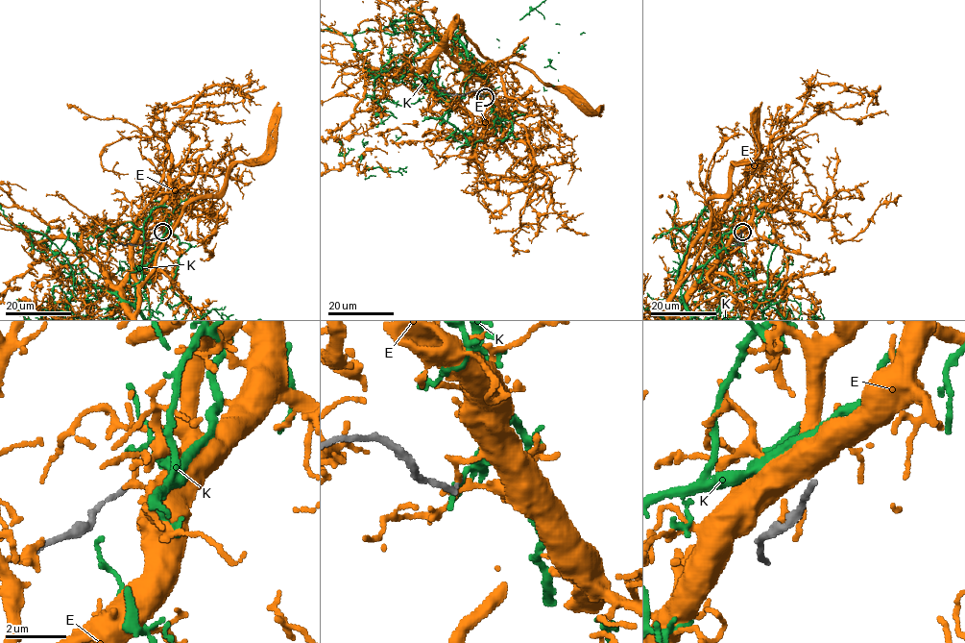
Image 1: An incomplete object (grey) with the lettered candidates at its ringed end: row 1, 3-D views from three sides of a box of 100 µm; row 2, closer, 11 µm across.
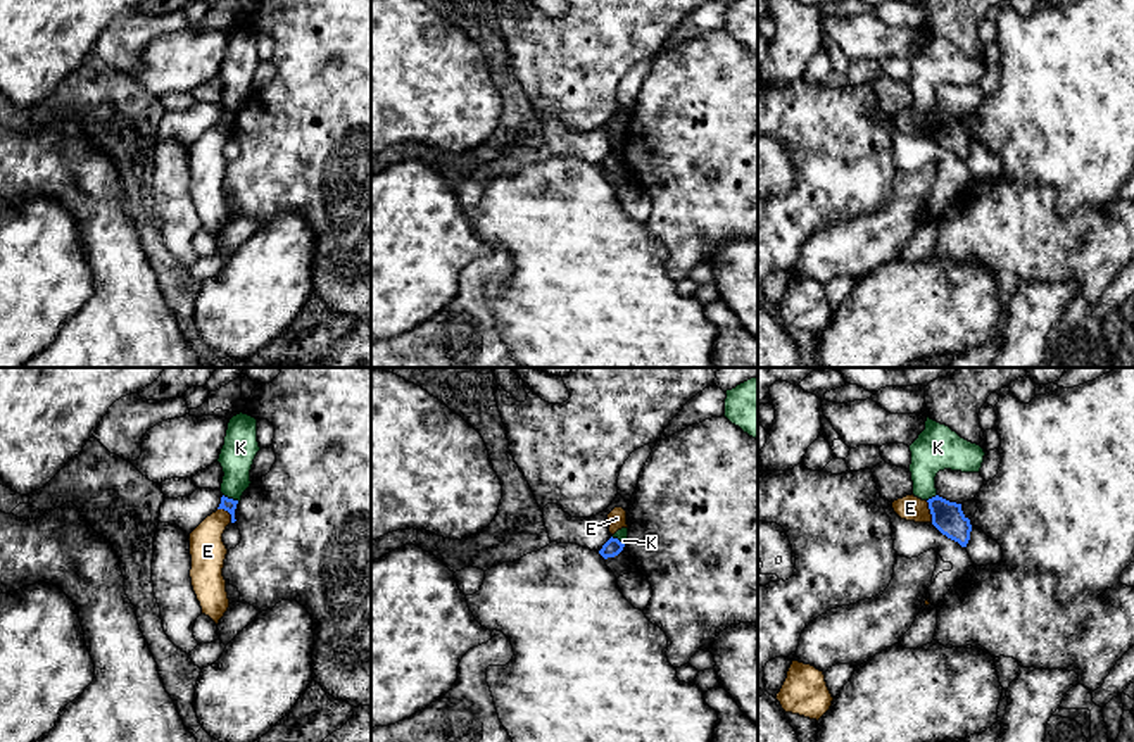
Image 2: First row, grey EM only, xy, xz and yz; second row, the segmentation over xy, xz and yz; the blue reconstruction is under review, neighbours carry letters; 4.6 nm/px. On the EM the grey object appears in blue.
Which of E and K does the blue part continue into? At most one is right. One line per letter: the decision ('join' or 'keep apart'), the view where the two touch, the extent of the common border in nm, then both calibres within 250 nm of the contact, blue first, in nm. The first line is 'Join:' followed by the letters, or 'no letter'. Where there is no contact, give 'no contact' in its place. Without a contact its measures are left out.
Join: no letter
E: keep apart | yz | 110 nm | 150/120 nm
K: keep apart | xy | 90 nm | 60/160 nm

